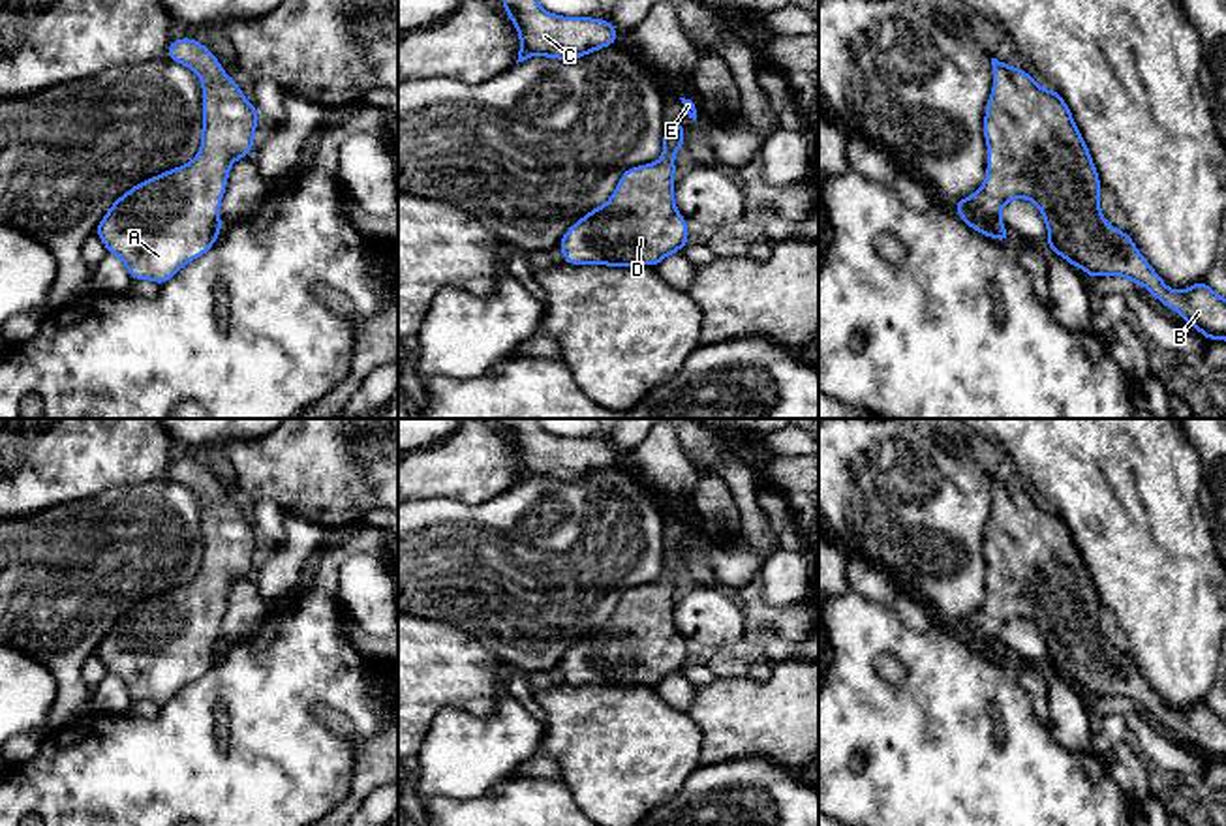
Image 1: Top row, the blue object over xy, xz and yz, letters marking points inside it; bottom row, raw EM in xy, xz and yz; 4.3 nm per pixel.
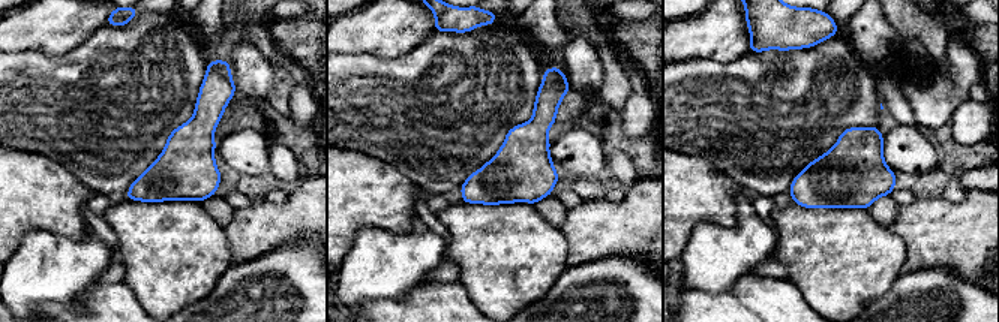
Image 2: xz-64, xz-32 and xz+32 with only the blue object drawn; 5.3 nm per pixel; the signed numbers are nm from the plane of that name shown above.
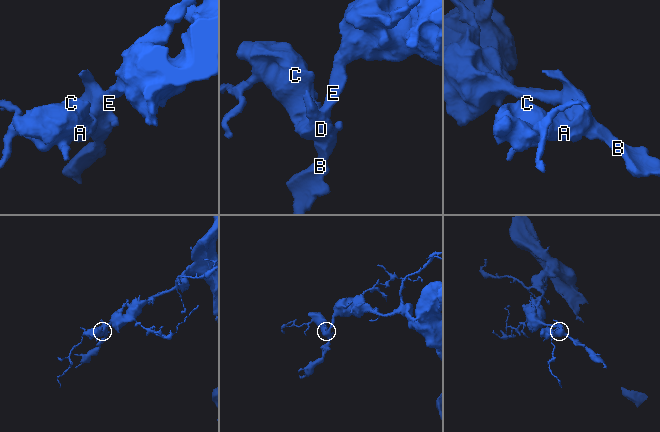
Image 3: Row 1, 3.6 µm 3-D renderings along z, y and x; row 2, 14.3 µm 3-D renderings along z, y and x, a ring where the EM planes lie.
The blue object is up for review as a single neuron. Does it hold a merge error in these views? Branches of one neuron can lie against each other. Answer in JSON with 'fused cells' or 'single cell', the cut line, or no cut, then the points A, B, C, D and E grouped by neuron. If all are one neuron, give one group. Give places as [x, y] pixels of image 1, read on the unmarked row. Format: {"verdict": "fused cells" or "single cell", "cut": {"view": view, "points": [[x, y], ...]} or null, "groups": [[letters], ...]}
{"verdict": "single cell", "cut": null, "groups": [["A", "B", "C", "D", "E"]]}

